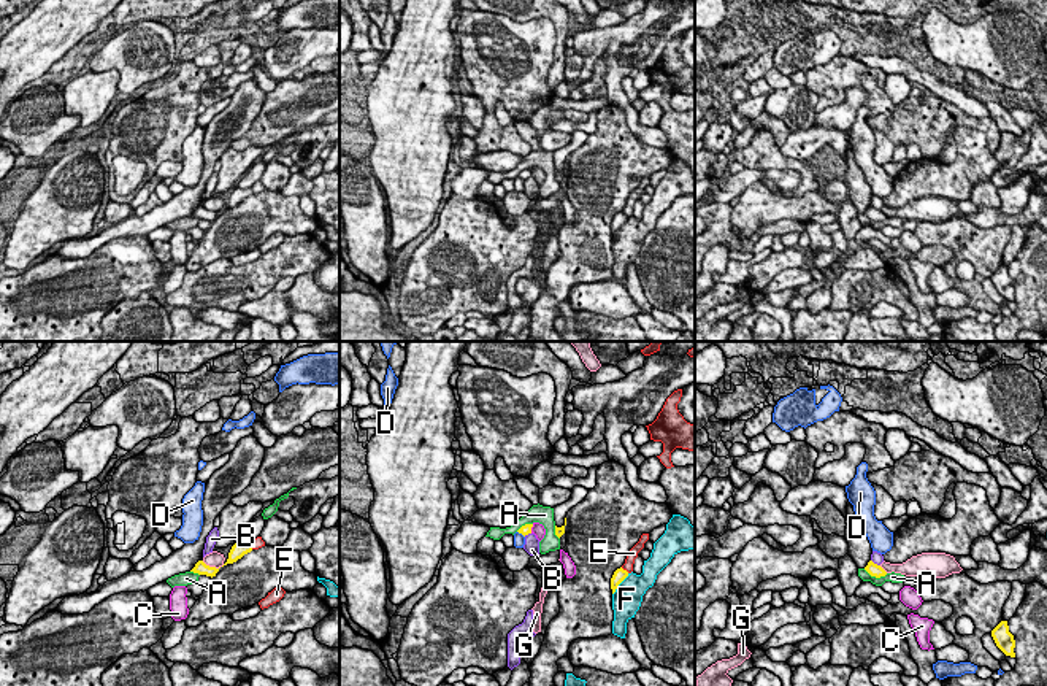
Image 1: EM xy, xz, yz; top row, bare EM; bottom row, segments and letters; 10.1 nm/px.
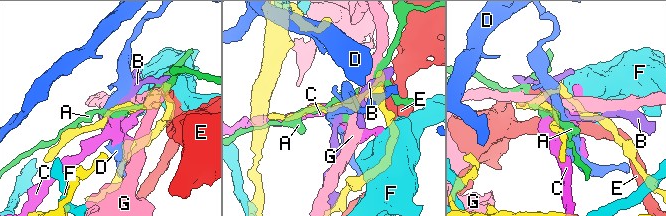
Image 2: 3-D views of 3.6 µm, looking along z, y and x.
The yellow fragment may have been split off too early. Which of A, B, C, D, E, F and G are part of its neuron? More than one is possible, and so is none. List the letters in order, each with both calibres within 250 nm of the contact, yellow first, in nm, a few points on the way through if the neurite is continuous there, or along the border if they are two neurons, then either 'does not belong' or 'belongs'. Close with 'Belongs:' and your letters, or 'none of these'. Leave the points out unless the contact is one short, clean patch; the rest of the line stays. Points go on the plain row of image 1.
A: 130 nm thick on the yellow side, 100 nm on the other; does not belong
B: 130 nm thick on the yellow side, 120 nm on the other; border along yz (871, 204), (879, 210); does not belong
C: 100 nm thick on the yellow side, 130 nm on the other; does not belong
D: 100 nm thick on the yellow side, 130 nm on the other; border along xz (517, 175), (524, 181); does not belong
E: 130 nm thick on the yellow side, 100 nm on the other; does not belong
F: 130 nm thick on the yellow side, 300 nm on the other; does not belong
G: 130 nm thick on the yellow side, 160 nm on the other; does not belong
Belongs: none of these

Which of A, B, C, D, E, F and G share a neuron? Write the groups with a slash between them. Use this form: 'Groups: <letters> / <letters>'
Groups: A / B / C / D / E / F / G

